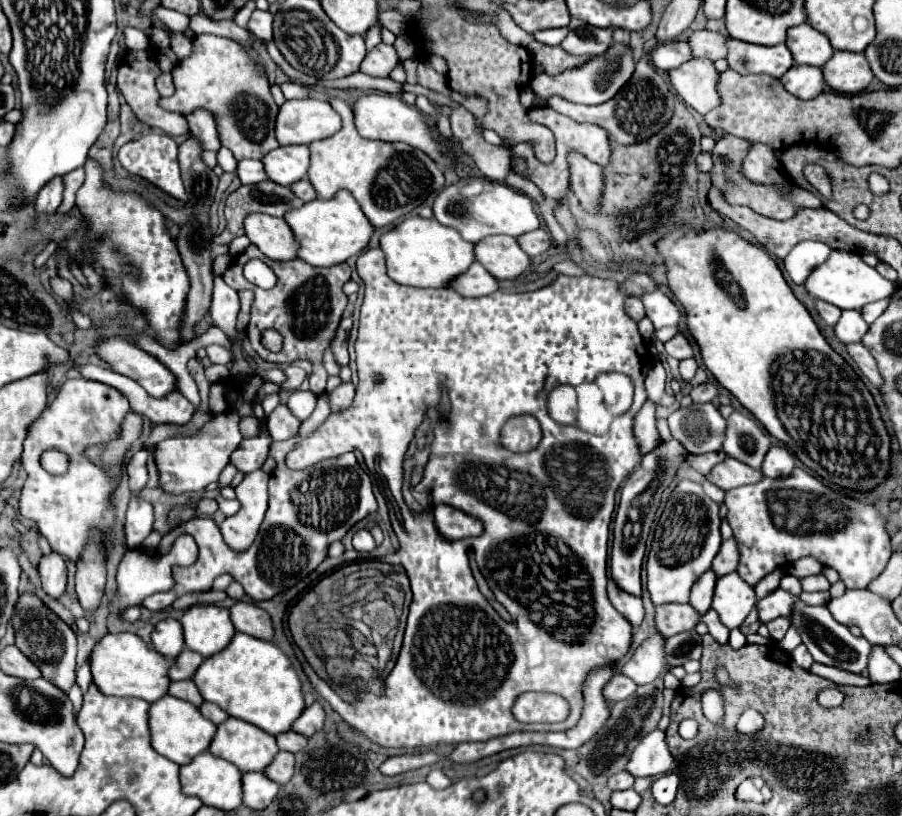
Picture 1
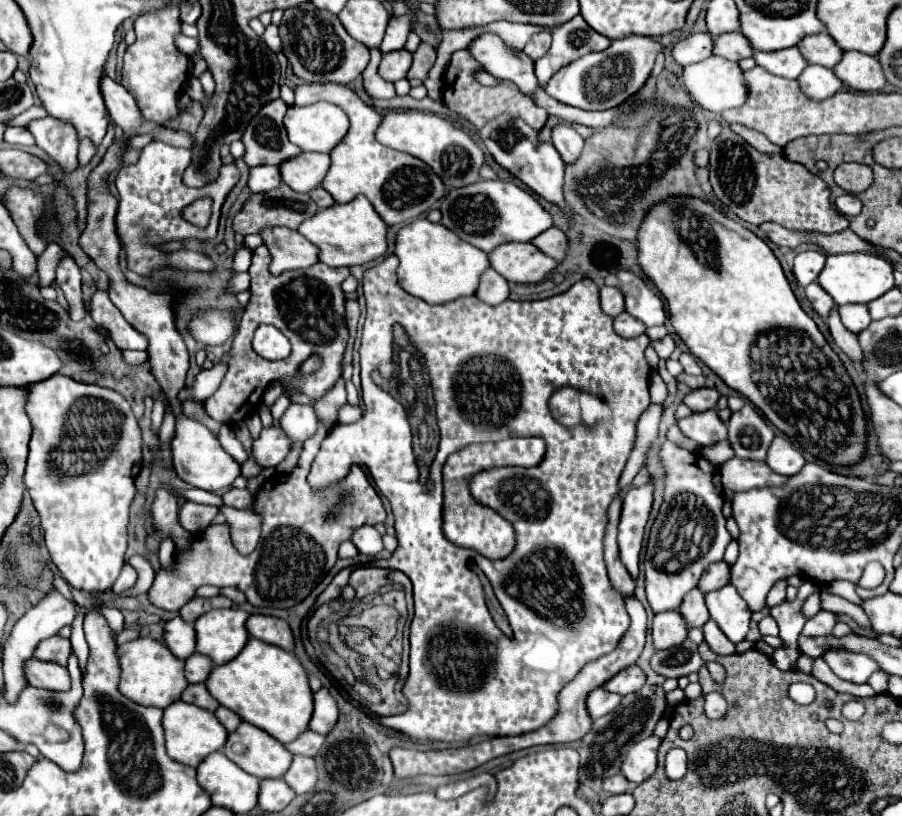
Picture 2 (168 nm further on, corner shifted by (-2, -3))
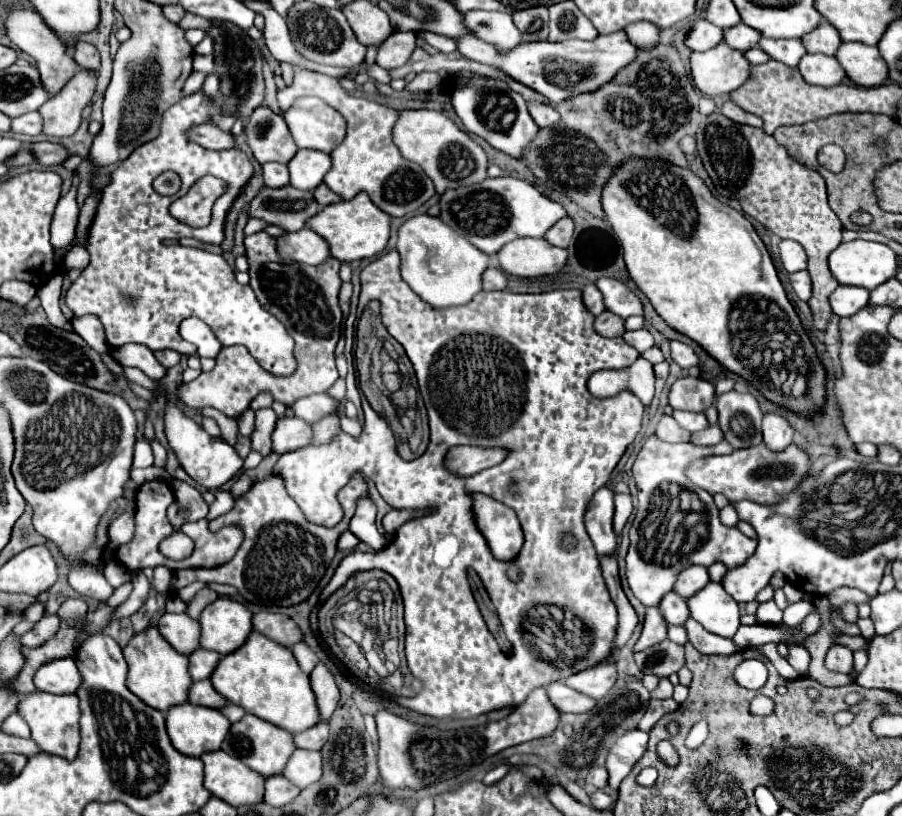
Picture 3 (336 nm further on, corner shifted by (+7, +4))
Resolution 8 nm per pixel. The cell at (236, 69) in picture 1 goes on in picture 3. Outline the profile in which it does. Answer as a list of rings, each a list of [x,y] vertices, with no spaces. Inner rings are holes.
[[[266,105],[254,109],[244,131],[246,131],[246,143],[252,149],[258,163],[268,161],[288,163],[298,151],[282,115],[274,113]]]

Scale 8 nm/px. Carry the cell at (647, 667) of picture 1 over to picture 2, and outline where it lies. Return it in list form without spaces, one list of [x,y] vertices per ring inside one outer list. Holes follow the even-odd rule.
[[[627,666],[619,674],[615,674],[611,680],[607,680],[601,688],[607,692],[615,692],[619,696],[627,696],[627,694],[639,690],[639,686],[643,686],[643,682],[645,682],[643,670],[637,666]]]

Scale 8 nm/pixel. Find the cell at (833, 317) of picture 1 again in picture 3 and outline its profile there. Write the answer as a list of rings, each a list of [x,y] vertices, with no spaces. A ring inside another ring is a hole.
[[[798,271],[798,273],[790,275],[790,283],[792,283],[796,295],[802,301],[810,301],[810,295],[812,295],[812,279],[810,279],[808,271]]]

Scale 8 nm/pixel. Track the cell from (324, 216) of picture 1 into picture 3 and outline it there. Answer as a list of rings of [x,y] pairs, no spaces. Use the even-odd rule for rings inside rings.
[[[358,193],[348,201],[326,205],[318,215],[314,215],[314,219],[308,221],[308,227],[328,241],[332,257],[336,257],[342,263],[350,263],[374,257],[384,251],[390,237],[390,215],[380,211],[366,193]]]

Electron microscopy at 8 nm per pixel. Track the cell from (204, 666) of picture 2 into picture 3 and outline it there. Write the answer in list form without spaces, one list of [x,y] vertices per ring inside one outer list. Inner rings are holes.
[[[196,649],[192,655],[188,655],[188,671],[192,681],[202,681],[208,679],[218,663],[220,655],[216,651],[206,651],[206,649]]]

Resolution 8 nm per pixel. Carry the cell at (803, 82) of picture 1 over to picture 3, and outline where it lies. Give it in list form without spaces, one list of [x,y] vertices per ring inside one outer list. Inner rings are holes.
[[[822,53],[804,55],[798,63],[798,71],[806,79],[806,83],[820,85],[820,87],[838,85],[838,83],[842,83],[842,79],[846,75],[844,69],[840,67],[840,63],[836,61],[836,57],[828,57]]]

